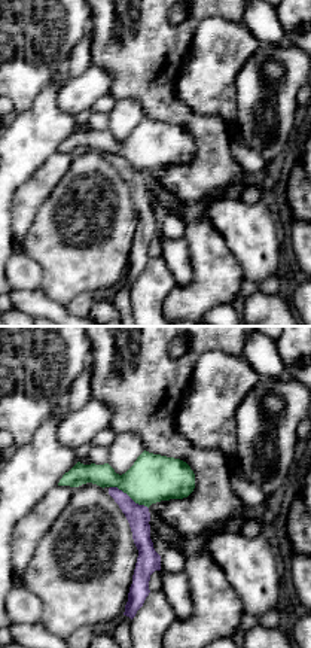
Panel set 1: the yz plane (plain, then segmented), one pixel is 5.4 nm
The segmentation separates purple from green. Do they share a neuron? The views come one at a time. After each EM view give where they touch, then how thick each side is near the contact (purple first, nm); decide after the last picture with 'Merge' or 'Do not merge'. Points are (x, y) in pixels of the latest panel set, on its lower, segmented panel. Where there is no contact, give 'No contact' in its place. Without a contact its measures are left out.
Touches purple at (128, 496). Thickness 120 nm (purple) against 260 nm

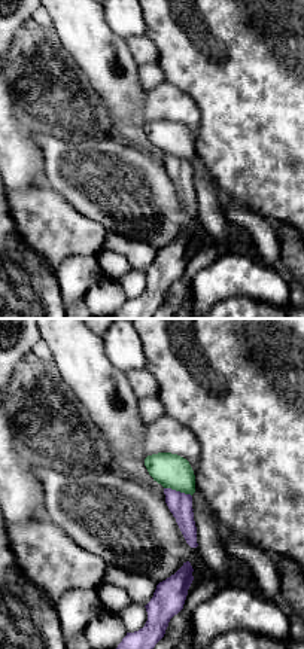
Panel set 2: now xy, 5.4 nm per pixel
Touches purple at (178, 491). Thickness 130 nm (purple) against 190 nm

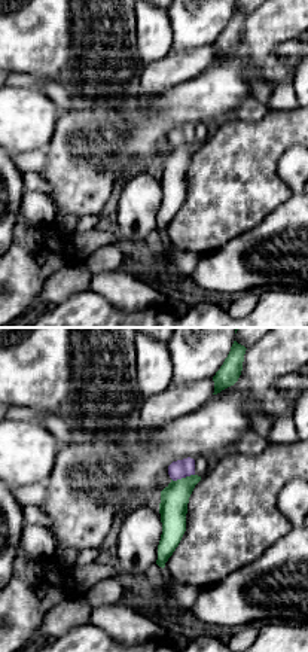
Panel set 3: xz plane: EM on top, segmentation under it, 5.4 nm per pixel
Touches purple at (182, 477). Thickness 100 nm (purple) against 160 nm

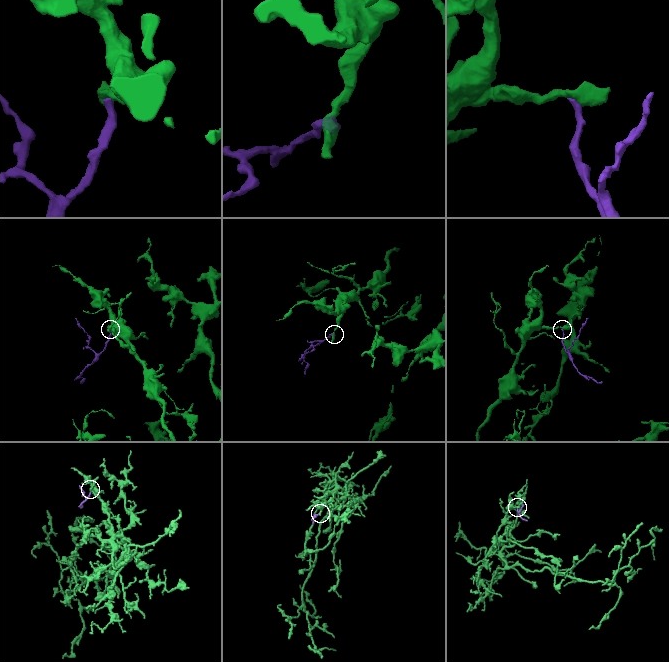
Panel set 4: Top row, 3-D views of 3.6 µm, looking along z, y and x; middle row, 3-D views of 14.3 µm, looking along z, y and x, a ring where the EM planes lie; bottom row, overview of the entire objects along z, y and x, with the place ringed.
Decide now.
Do not merge

